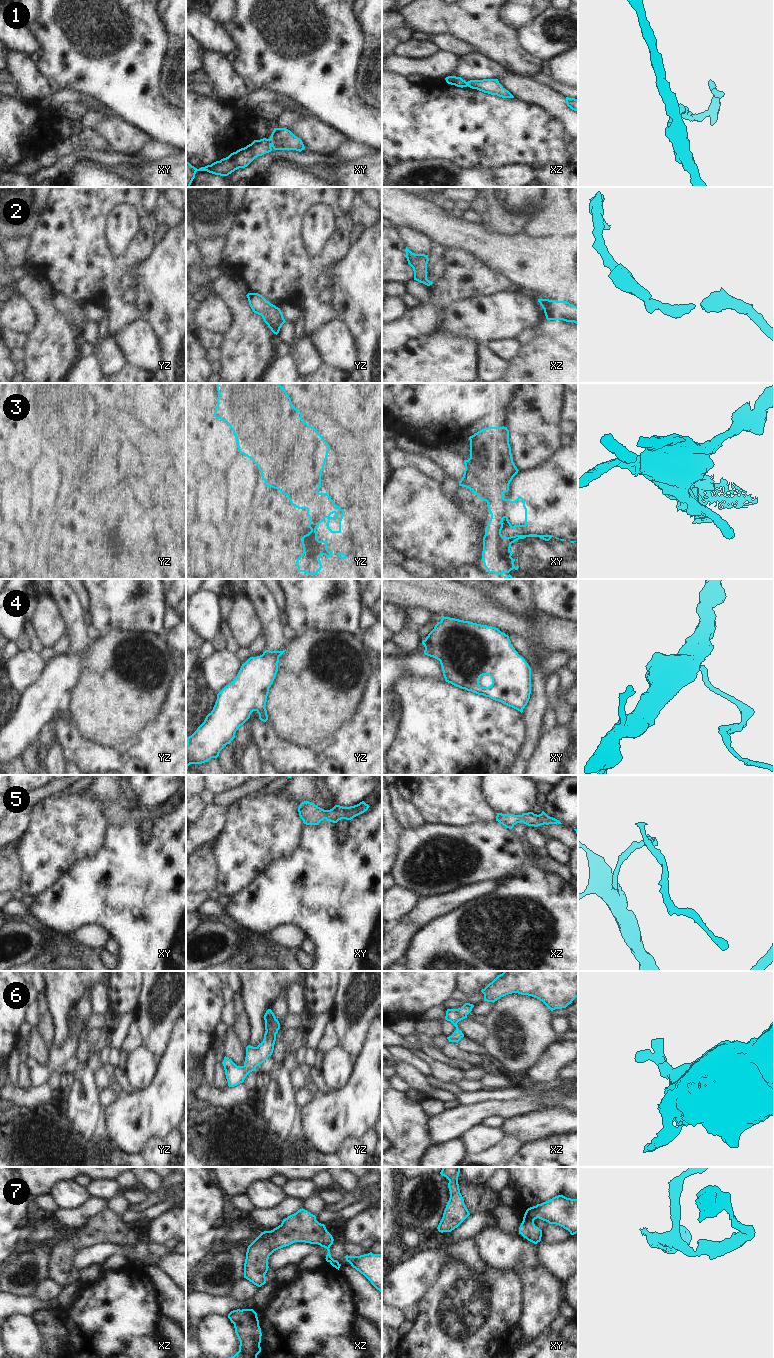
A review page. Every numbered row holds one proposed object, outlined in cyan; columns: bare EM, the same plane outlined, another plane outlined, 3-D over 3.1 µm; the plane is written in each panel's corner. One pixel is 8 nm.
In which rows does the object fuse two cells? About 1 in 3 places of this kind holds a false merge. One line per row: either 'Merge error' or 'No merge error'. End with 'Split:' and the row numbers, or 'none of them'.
1: No merge error
2: No merge error
3: Merge error
4: No merge error
5: No merge error
6: No merge error
7: Merge error
Split: 3, 7

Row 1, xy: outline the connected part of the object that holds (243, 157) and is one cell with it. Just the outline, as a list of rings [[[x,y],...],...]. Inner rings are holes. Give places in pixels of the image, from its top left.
[[[274,128],[269,139],[254,140],[244,148],[231,153],[228,157],[216,161],[211,165],[199,169],[186,161],[186,187],[190,187],[197,171],[228,176],[239,168],[247,167],[255,158],[272,150],[296,150],[301,152],[305,149],[300,138],[286,128]]]

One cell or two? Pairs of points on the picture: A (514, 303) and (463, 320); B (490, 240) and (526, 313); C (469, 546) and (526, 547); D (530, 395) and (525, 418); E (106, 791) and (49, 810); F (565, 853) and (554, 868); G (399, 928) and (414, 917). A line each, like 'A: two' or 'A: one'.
A: one
B: two
C: two
D: one
E: two
F: two
G: two

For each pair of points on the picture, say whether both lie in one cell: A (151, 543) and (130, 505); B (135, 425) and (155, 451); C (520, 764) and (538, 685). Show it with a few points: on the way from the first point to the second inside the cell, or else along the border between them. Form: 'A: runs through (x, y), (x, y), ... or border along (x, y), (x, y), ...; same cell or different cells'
A: runs through (142, 534), (132, 524), (130, 514); same cell
B: runs through (135, 431), (149, 445); same cell
C: runs through (530, 744), (532, 738), (532, 713), (536, 705); same cell

